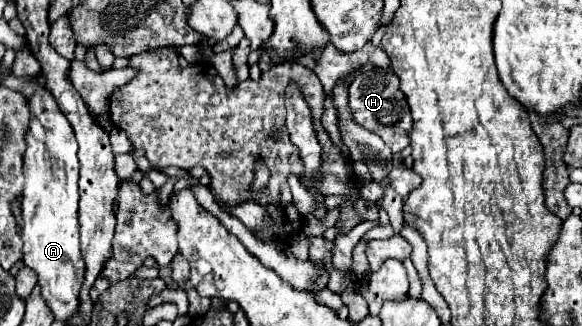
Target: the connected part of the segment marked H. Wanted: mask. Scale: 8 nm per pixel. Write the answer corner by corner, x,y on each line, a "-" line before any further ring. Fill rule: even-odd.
368,67
358,73
358,77
354,77
354,81
350,83
350,109
354,113
354,121
380,135
394,153
410,145
408,131
412,129
412,117
406,97
398,87
398,75
394,71
382,67

